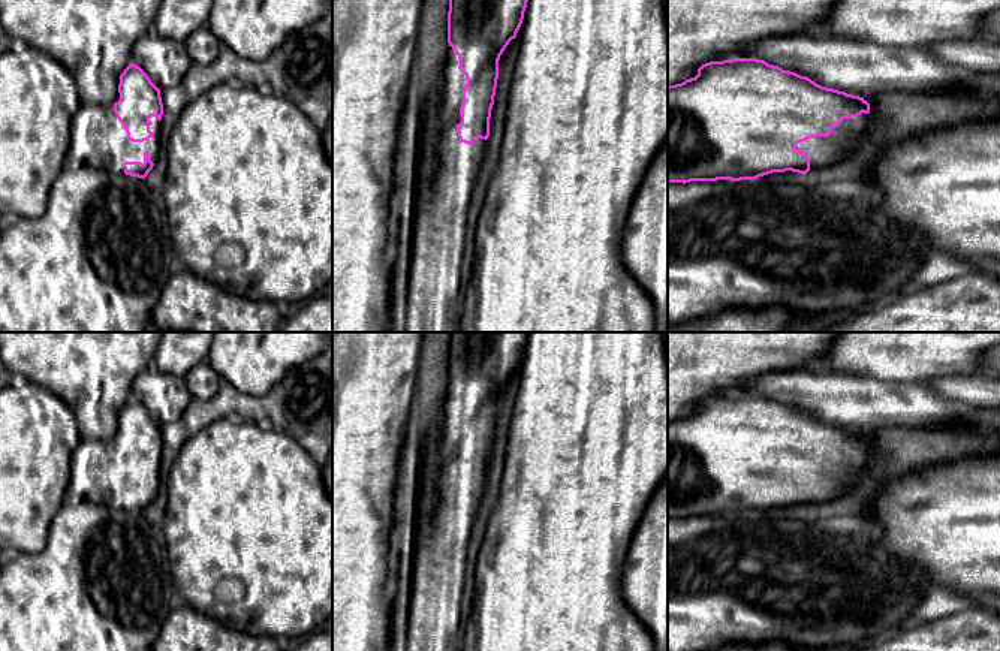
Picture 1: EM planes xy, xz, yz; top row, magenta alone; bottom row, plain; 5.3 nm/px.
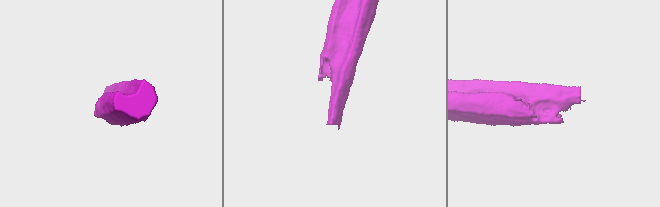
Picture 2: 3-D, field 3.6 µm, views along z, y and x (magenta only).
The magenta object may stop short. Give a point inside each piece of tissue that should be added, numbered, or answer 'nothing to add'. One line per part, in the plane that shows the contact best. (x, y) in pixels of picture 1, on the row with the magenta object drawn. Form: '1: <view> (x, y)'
1: yz (822, 151)

